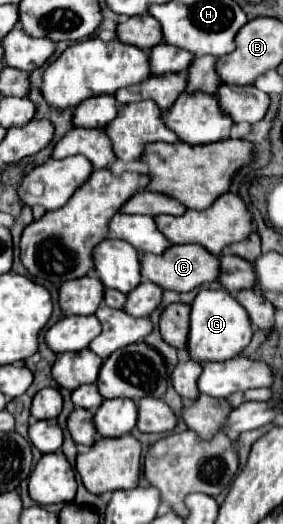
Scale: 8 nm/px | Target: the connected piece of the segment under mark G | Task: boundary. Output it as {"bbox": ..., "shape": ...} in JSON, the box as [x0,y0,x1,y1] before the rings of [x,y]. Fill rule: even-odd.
{"bbox":[188,288,252,362],"shape":[[[224,288],[200,290],[192,302],[190,312],[190,334],[188,334],[188,352],[194,362],[212,362],[212,360],[230,360],[238,356],[252,338],[252,324],[246,318],[246,310],[234,302],[234,296]]]}

